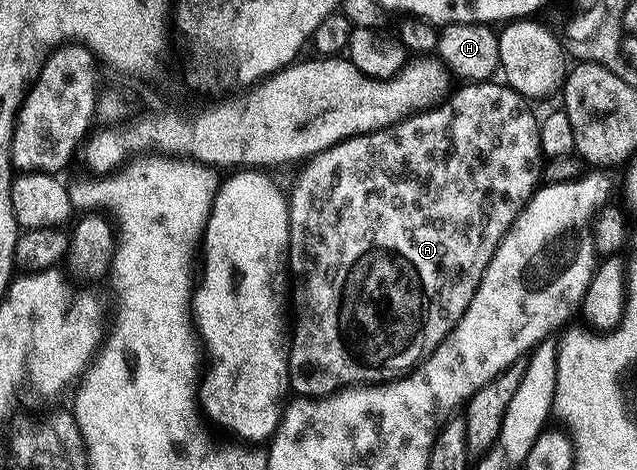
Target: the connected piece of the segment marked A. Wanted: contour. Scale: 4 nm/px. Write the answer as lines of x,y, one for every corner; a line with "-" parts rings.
486,80
462,85
462,90
454,89
448,100
432,108
414,112
382,130
336,142
304,163
305,171
298,176
293,186
293,198
291,194
288,199
289,268
295,279
291,290
295,329
289,348
289,385
292,393
297,393
294,395
309,400
314,397
313,386
317,390
325,390
321,392
333,392
338,388
384,384
396,380
408,374
414,366
420,366
456,329
487,272
487,264
491,264
497,246
533,197
534,190
538,189
539,175
543,170
538,117
529,112
530,103
522,95
508,84
498,82

